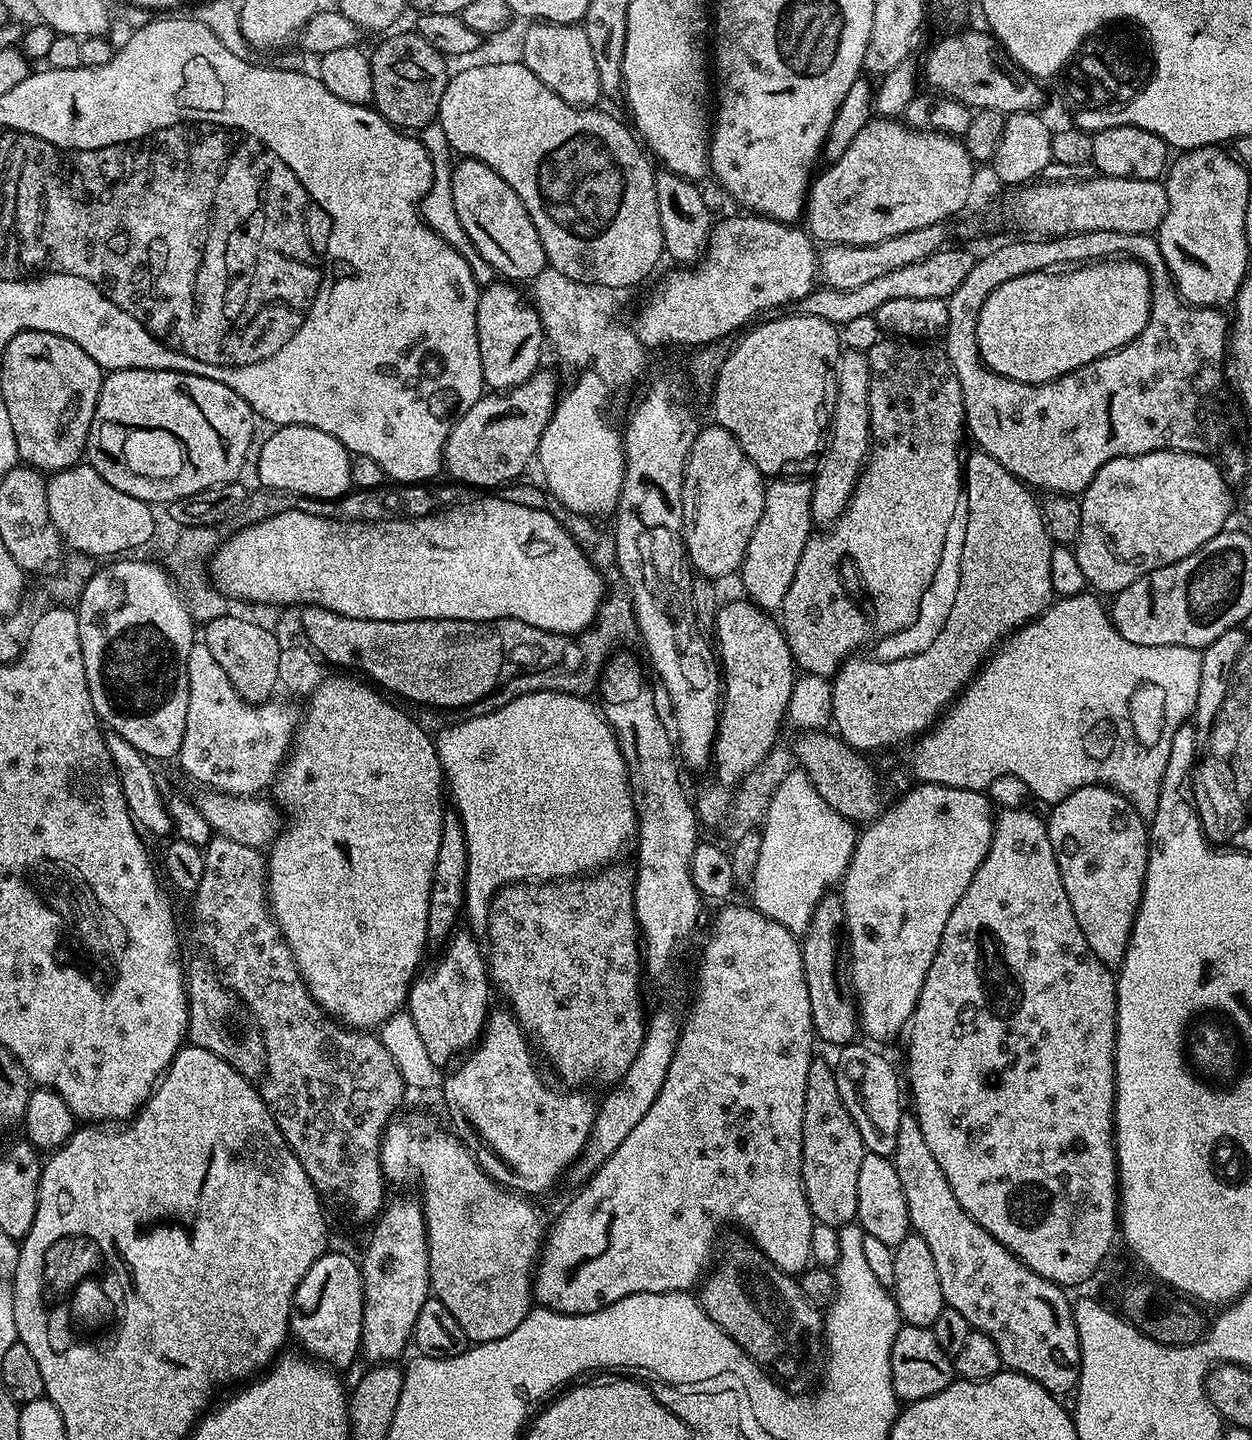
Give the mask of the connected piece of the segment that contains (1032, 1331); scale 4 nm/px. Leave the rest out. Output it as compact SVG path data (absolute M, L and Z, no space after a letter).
M904 1114L898 1122L897 1145L890 1159L898 1170L902 1194L906 1194L912 1232L921 1236L926 1246L930 1246L930 1254L934 1254L934 1267L938 1269L938 1282L942 1282L945 1305L958 1310L973 1330L986 1334L996 1343L1000 1363L1005 1369L1021 1372L1036 1380L1047 1392L1071 1393L1080 1380L1080 1343L1072 1317L1073 1301L1068 1300L1064 1293L1067 1291L1053 1280L1042 1278L1030 1270L1015 1254L1006 1250L1002 1242L978 1226L978 1222L974 1222L962 1206L958 1206L958 1198L954 1198L954 1190L950 1190L950 1182L946 1182L946 1174L942 1174L942 1166L934 1162L934 1154L930 1154L930 1146L926 1146L926 1138L922 1138L915 1115Z

